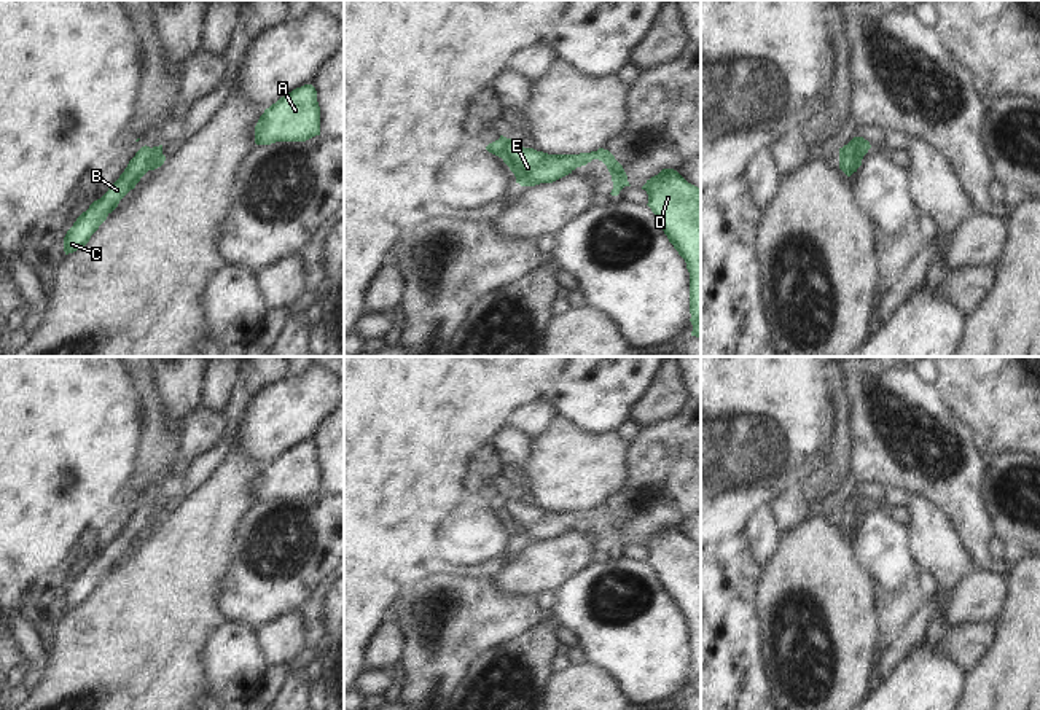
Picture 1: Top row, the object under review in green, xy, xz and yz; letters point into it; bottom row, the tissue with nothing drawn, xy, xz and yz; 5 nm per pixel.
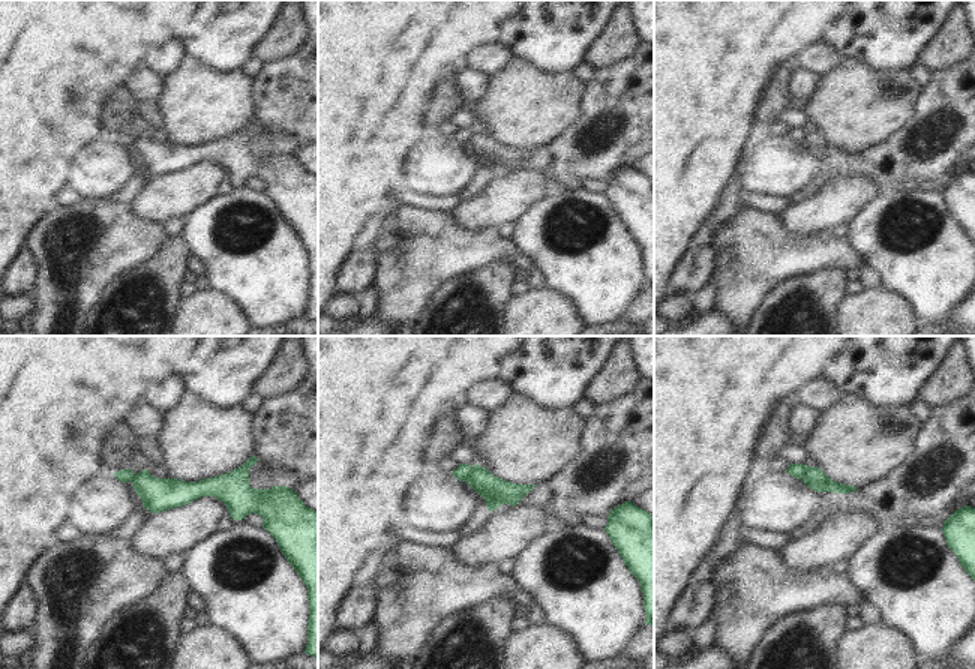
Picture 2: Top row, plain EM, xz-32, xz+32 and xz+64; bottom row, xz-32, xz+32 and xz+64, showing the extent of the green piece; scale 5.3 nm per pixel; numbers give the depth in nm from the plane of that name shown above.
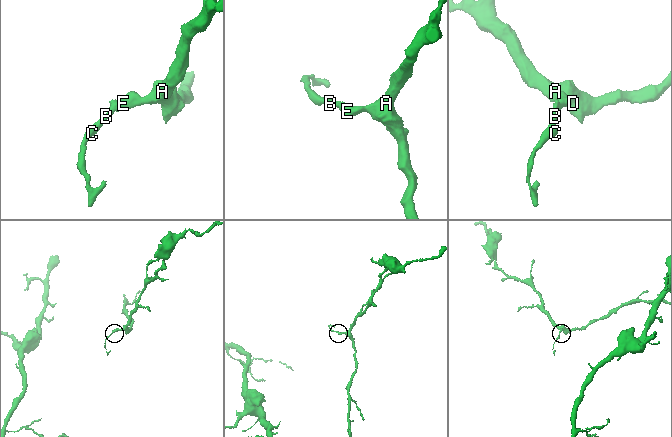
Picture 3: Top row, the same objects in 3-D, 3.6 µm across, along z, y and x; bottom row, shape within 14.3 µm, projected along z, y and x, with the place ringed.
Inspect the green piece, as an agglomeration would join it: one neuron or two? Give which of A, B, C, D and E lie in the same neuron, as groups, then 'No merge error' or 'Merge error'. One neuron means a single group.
Groups: A D E / B C. Merge error.

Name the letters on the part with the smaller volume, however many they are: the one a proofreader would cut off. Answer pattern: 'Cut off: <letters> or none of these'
Cut off: B, C.

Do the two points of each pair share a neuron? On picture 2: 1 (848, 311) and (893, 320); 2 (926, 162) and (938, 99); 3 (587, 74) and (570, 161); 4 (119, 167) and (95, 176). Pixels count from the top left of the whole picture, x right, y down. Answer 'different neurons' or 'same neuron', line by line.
1: same neuron
2: same neuron
3: different neurons
4: same neuron

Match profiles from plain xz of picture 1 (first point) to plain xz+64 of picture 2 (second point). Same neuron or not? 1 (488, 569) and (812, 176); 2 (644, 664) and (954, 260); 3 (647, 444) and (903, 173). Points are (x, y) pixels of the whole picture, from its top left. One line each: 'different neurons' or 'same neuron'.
1: different neurons
2: same neuron
3: same neuron

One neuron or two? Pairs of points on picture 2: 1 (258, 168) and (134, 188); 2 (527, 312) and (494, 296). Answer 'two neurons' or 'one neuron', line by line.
1: one neuron
2: two neurons

